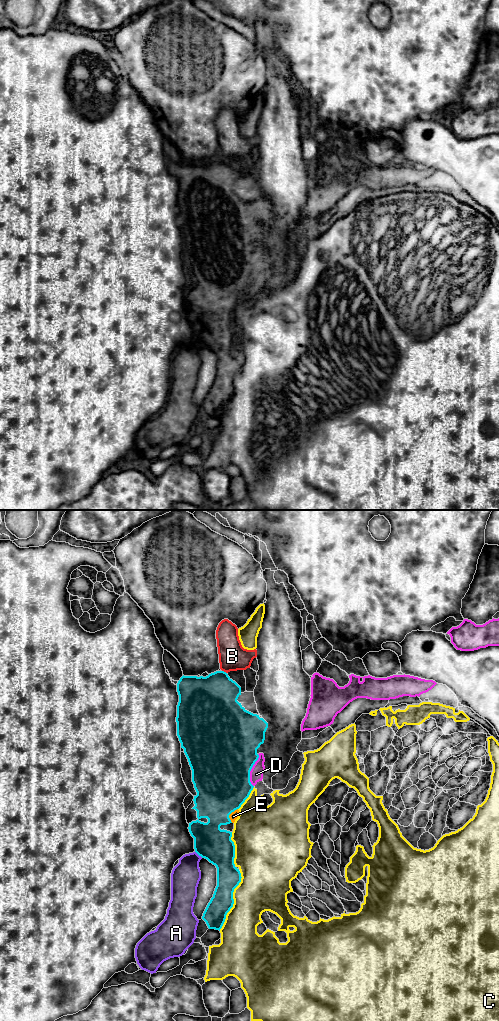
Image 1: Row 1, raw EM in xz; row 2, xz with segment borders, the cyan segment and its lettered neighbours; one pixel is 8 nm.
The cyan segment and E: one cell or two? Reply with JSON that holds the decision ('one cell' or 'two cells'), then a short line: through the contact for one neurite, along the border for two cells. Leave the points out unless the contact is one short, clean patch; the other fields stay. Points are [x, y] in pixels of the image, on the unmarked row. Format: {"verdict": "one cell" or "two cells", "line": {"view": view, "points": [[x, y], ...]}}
{"verdict": "one cell"}

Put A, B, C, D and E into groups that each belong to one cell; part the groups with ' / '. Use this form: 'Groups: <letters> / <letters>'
Groups: A / B / C / D E

